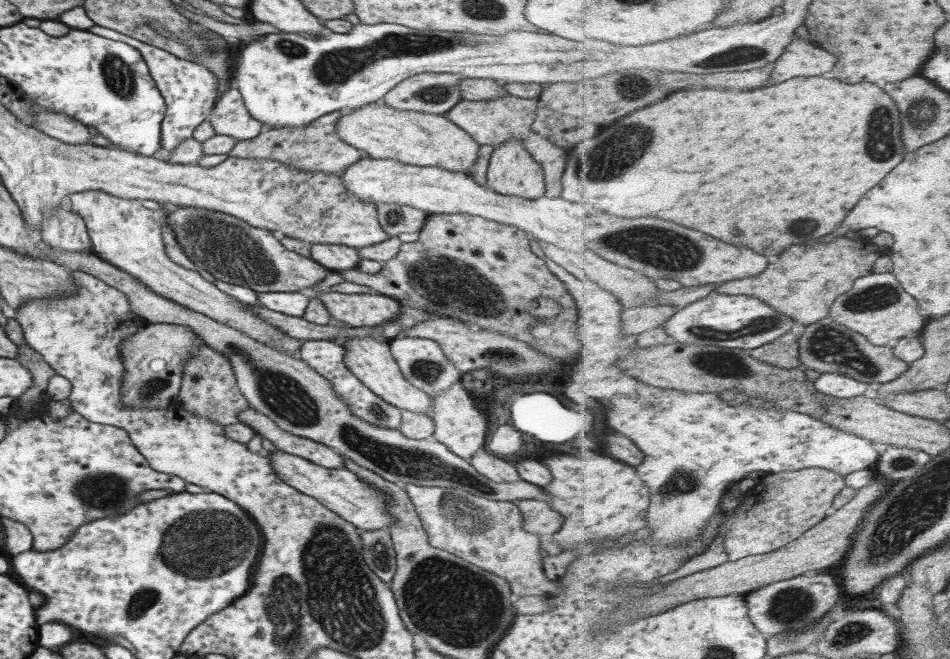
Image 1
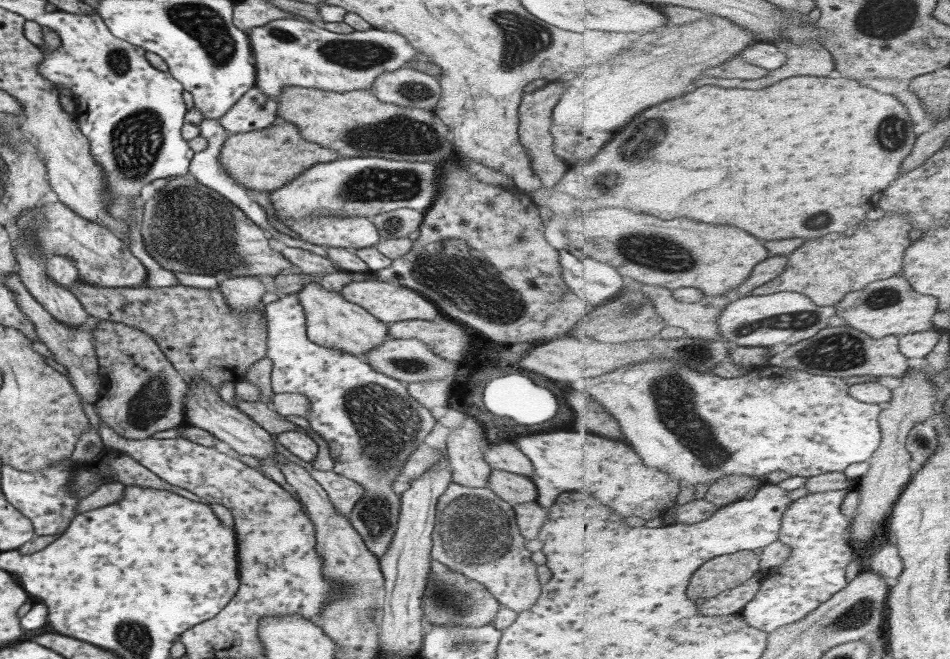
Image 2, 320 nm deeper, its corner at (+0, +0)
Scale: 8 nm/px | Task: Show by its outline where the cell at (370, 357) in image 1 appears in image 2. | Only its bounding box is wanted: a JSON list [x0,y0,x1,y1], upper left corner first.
[295,282,388,358]

